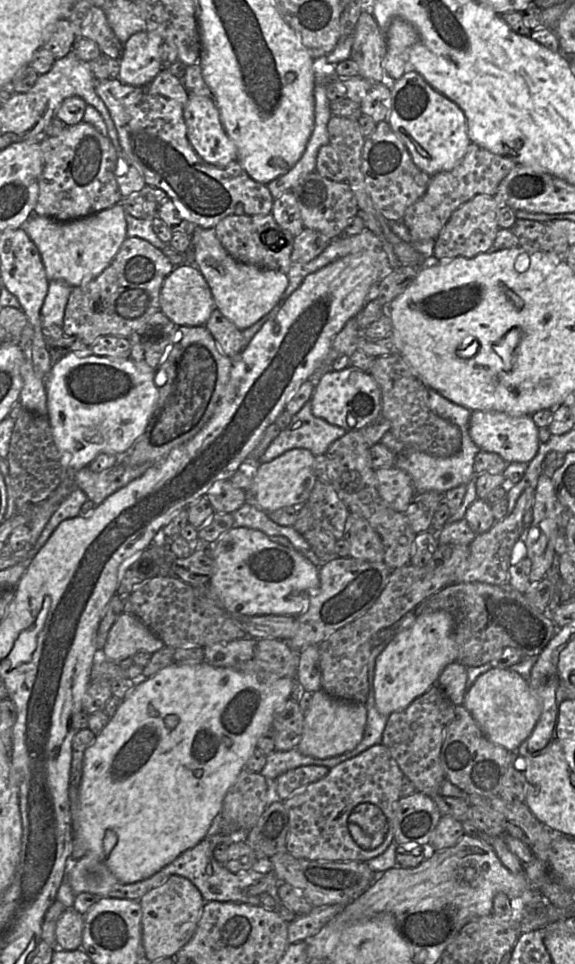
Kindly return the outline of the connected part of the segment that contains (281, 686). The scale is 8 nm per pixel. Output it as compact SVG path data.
M206 662L200 664L174 663L133 687L122 700L115 715L110 718L108 724L84 753L75 836L85 843L85 855L97 856L121 883L134 883L151 877L184 851L198 844L206 837L213 819L221 810L227 791L234 784L240 772L245 769L247 760L257 748L258 739L272 728L276 709L289 699L292 690L293 678L290 677L280 678L273 683L265 683L250 674L231 668L214 667Z

